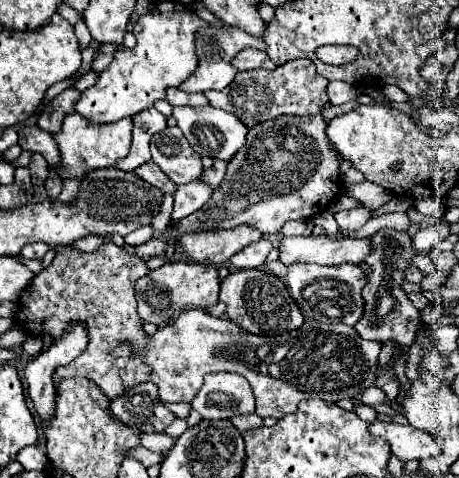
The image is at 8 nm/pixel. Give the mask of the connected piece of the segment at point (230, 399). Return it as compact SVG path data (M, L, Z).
M231 372L207 374L205 384L193 398L191 406L207 420L233 418L237 414L255 412L255 398L249 382Z

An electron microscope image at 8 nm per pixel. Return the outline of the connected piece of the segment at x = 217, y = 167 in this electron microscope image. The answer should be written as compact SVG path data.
M215 160L213 168L205 170L203 178L207 180L207 184L211 184L213 188L217 188L217 186L219 186L219 182L223 180L223 174L225 174L225 168L227 168L227 162L225 162L225 160Z

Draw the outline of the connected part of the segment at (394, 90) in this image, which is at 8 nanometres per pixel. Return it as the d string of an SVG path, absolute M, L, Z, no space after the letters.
M385 86L385 88L383 88L383 94L385 94L391 102L407 102L407 100L409 100L409 96L407 96L403 90L399 90L399 86Z

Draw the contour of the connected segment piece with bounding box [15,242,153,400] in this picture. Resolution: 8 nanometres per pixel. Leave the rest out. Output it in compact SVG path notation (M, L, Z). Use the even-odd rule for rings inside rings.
M107 242L95 252L81 252L73 246L57 246L55 250L57 254L51 266L41 270L21 292L15 310L15 322L27 336L49 334L51 340L61 338L71 324L83 322L89 344L85 352L79 354L71 364L55 370L61 380L93 380L109 400L115 400L135 384L149 382L153 370L141 356L141 348L147 346L149 334L143 330L143 320L137 312L135 300L135 282L149 272L145 260L127 254L113 242ZM121 342L131 344L133 352L129 356L111 354Z

